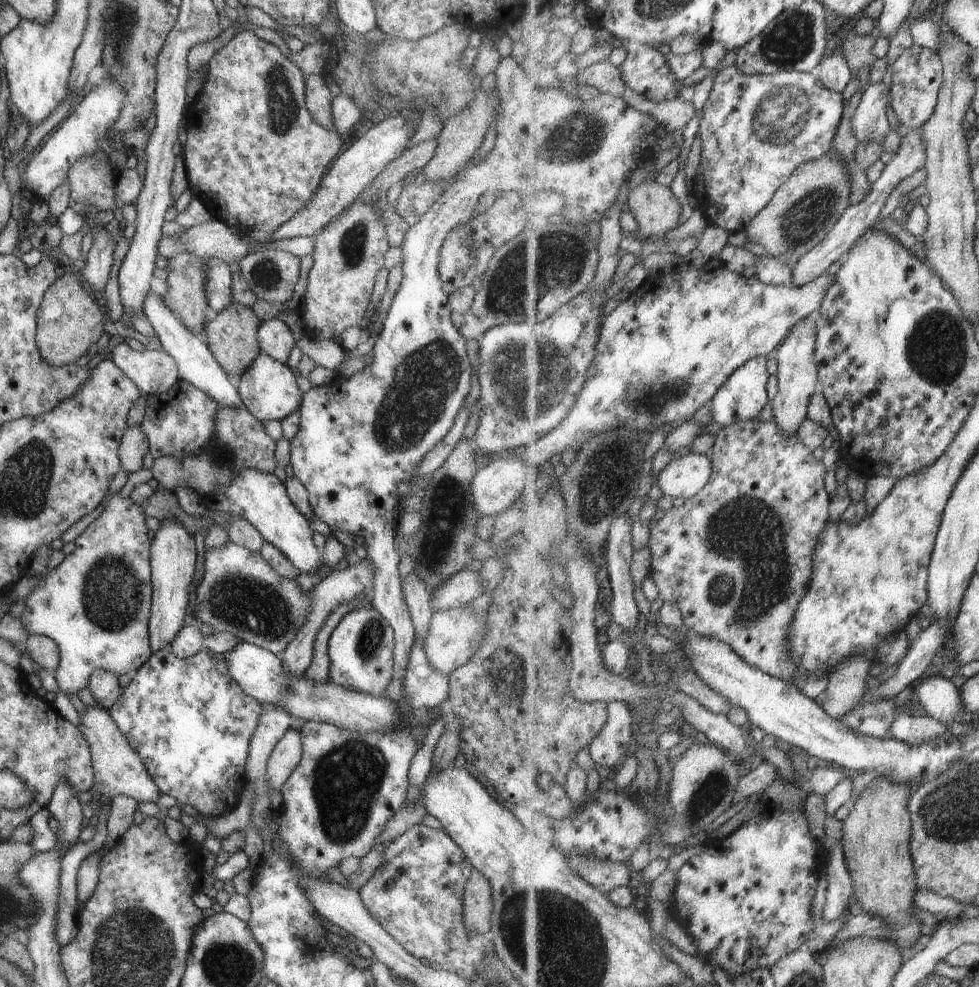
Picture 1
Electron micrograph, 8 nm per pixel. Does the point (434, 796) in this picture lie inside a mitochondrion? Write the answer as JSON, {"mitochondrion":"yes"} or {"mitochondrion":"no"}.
{"mitochondrion":"no"}

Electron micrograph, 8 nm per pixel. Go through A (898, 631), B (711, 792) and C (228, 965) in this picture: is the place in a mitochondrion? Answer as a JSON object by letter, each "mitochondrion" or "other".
{"A":"other","B":"mitochondrion","C":"mitochondrion"}

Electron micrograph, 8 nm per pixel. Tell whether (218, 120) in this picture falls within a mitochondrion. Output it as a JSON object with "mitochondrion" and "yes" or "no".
{"mitochondrion":"no"}

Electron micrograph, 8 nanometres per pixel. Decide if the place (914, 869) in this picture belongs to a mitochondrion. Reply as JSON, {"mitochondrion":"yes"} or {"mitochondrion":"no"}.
{"mitochondrion":"no"}

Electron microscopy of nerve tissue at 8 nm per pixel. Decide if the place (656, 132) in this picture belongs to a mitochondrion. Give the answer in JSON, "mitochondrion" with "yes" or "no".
{"mitochondrion":"no"}

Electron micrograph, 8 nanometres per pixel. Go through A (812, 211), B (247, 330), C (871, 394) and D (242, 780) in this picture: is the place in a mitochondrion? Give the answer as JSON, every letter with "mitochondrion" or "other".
{"A":"mitochondrion","B":"other","C":"other","D":"other"}

